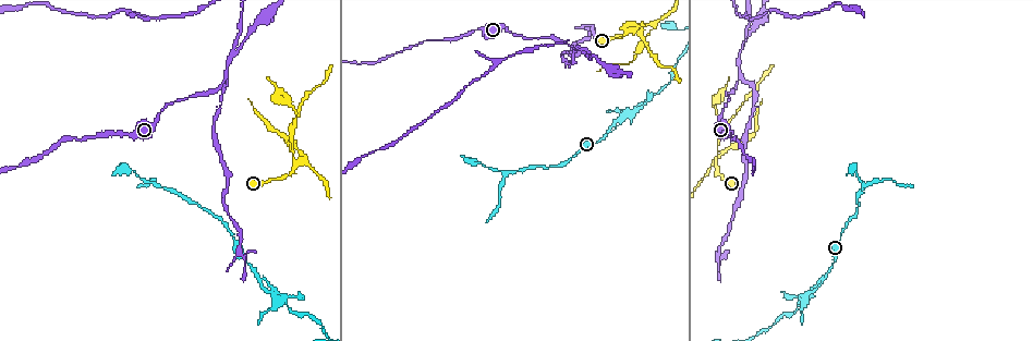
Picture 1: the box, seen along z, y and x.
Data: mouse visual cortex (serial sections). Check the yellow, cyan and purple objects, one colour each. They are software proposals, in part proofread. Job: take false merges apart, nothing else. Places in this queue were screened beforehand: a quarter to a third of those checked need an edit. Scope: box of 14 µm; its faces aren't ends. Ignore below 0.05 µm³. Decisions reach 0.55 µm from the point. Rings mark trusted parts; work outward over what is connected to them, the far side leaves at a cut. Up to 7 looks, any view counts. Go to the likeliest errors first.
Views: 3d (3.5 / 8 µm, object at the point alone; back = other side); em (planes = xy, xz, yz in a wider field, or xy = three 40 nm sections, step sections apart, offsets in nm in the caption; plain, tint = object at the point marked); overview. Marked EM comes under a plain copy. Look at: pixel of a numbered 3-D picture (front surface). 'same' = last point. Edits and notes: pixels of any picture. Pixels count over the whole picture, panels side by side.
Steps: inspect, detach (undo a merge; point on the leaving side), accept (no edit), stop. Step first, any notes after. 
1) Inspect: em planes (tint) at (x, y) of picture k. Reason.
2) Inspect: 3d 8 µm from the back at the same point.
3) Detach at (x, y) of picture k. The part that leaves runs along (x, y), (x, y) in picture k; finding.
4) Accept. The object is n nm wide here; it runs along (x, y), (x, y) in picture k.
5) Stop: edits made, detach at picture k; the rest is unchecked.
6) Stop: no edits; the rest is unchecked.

Inspect: 3d 8 µm at (635, 109) of picture 1. Calibre changes.

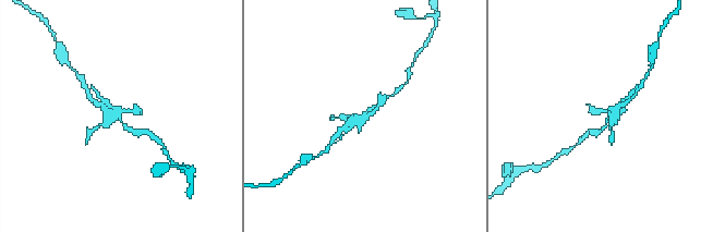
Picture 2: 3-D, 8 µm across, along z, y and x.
Inspect: em planes (tint) at (606, 118) of picture 2. Need the tissue.

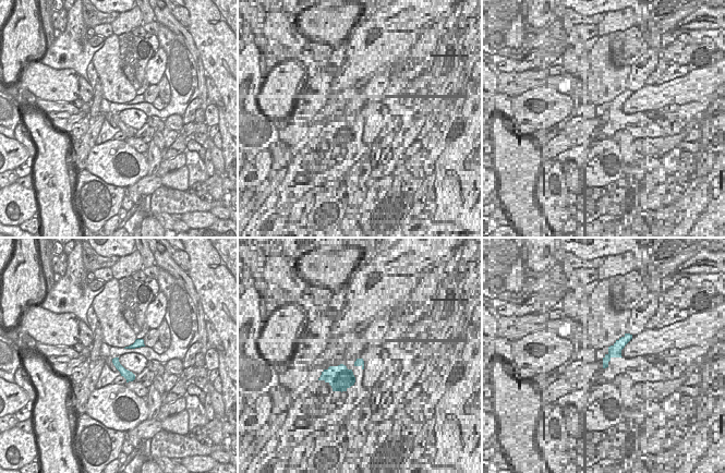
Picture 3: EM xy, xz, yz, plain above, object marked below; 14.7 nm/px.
Detach at (136, 111) of picture 2. A second cell is stuck on.

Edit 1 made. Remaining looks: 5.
Inspect: 3d 3.5 µm at (647, 23) of picture 1.

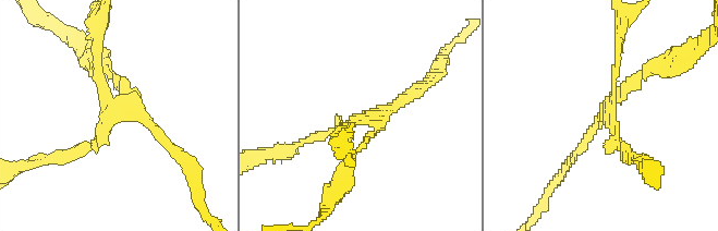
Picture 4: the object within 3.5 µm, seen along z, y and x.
Detach at (618, 50) of picture 4. The part that leaves runs along (612, 107), (615, 57), (623, 23) in picture 4; two cells meet here.

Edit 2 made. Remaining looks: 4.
Inspect: overview.

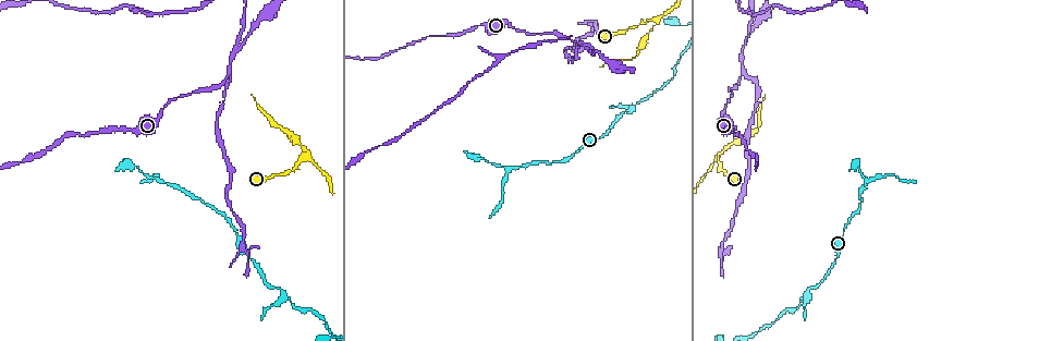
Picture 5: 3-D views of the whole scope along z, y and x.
Inspect: 3d 3.5 µm at (740, 76) of picture 5. Three arms meet.

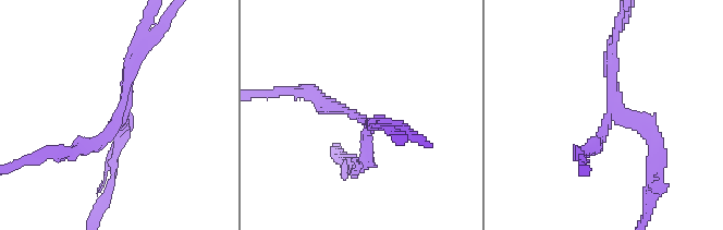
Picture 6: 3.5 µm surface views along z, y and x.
Inspect: em xy step 1 (tint) at (609, 111) of picture 6. 3 arms meet here; the arms are 150, 200, 200 nm wide; now the EM.

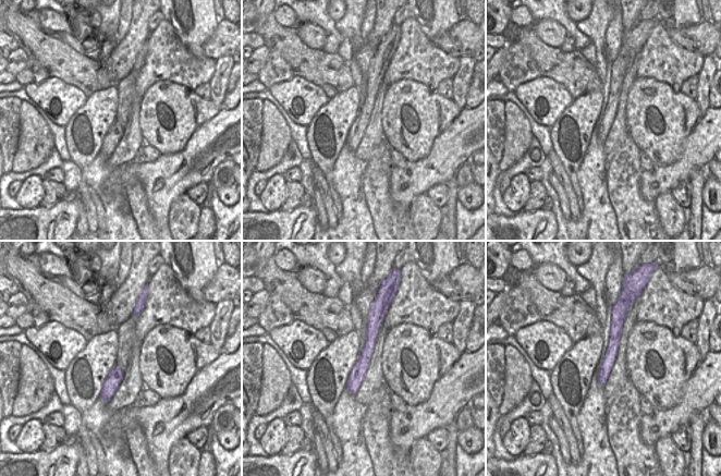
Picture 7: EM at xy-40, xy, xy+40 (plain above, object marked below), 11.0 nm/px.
Detach at (651, 122) of picture 6. The part that leaves runs along (616, 111), (652, 132), (649, 192) in picture 6; two cells meet here.

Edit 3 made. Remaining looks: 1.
Stop: edits made, detach at picture 2, detach at picture 4, detach at picture 6; the rest is unchecked.

